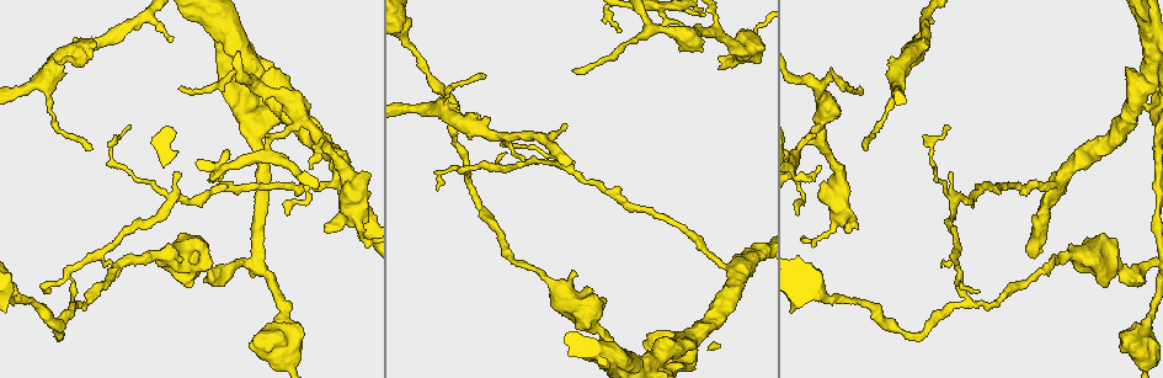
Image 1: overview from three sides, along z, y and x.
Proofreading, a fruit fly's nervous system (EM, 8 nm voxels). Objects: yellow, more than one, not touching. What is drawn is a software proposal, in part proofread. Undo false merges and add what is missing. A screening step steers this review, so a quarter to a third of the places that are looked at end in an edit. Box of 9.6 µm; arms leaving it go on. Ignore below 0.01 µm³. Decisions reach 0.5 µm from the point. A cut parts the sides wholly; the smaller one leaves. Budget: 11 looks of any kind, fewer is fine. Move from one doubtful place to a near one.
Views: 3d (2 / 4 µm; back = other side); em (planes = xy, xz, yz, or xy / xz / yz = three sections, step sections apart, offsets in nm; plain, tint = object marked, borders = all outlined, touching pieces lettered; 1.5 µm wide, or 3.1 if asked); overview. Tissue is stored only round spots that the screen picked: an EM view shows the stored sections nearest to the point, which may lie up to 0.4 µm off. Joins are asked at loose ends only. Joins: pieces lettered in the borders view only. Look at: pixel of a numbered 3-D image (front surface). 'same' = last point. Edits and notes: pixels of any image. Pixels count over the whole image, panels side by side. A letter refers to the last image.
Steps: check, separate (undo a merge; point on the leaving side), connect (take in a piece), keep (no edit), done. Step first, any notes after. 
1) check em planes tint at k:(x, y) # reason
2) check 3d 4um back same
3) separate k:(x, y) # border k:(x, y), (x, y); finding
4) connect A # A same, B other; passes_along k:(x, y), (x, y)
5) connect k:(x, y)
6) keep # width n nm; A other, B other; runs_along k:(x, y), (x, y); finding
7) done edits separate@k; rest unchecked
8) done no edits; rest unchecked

check 3d 4um at 1:(307, 121) # side arm on a straight run

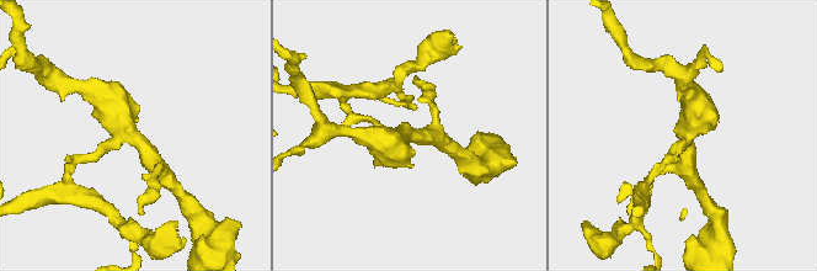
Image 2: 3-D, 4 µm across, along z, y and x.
check em planes borders at 2:(408, 132) # arms 3; shape alone is not enough

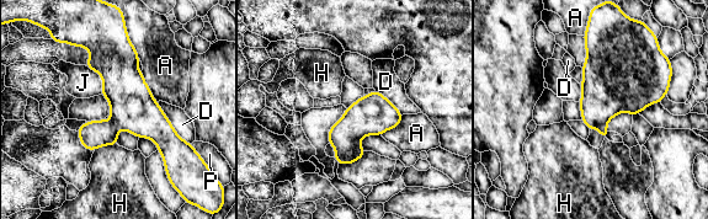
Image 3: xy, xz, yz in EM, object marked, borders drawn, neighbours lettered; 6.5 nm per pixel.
separate 3:(602, 128) # A other, D other, H other, J other, P other; border 3:(605, 123), (595, 127); two neurons meet here

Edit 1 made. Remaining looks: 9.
check overview # redraw

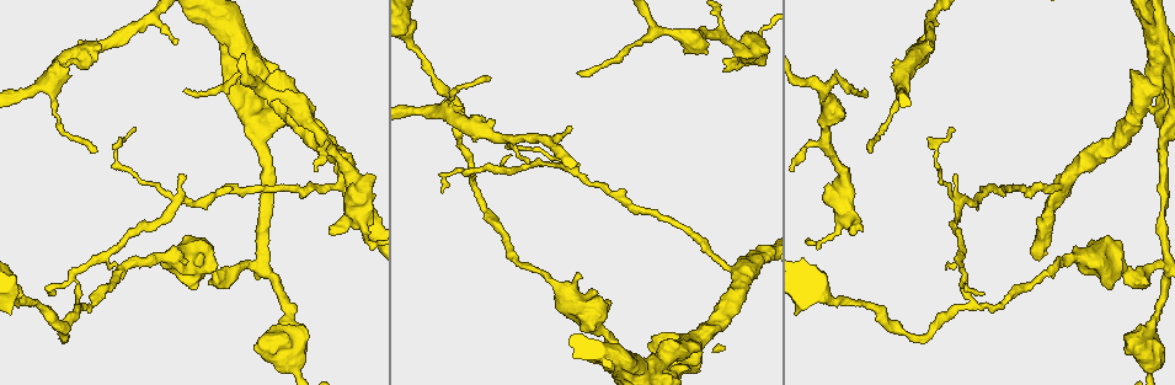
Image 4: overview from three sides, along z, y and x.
check em xz step 4 tint at 4:(471, 179) # four-way junction

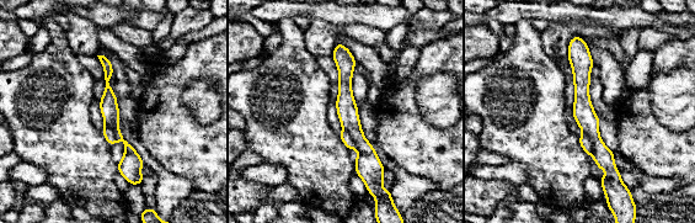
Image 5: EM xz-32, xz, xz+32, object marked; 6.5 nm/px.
check em planes tint same # another direction

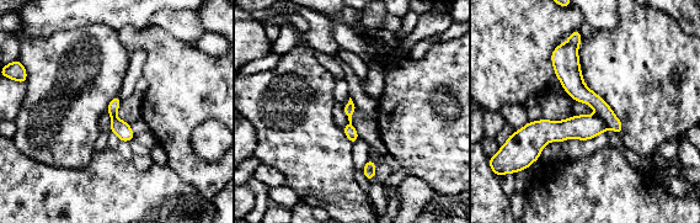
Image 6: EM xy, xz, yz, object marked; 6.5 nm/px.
check em planes borders same # see the neighbours

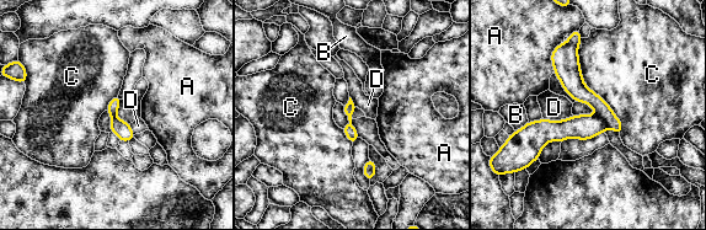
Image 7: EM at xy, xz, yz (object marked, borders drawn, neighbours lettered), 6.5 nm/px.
separate 7:(578, 91) # longest_contact C 700 nm; A other, B other, C other, D other; border 7:(598, 114), (608, 126); two neurons meet here

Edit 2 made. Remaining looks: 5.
done edits separate@3, separate@7; rest unchecked

